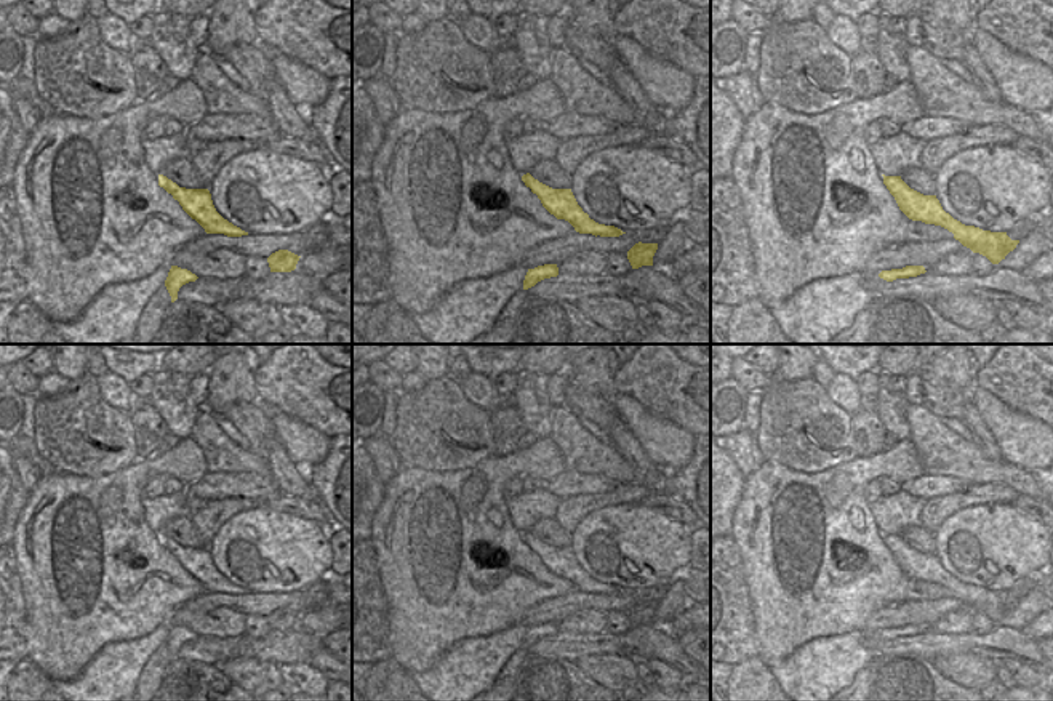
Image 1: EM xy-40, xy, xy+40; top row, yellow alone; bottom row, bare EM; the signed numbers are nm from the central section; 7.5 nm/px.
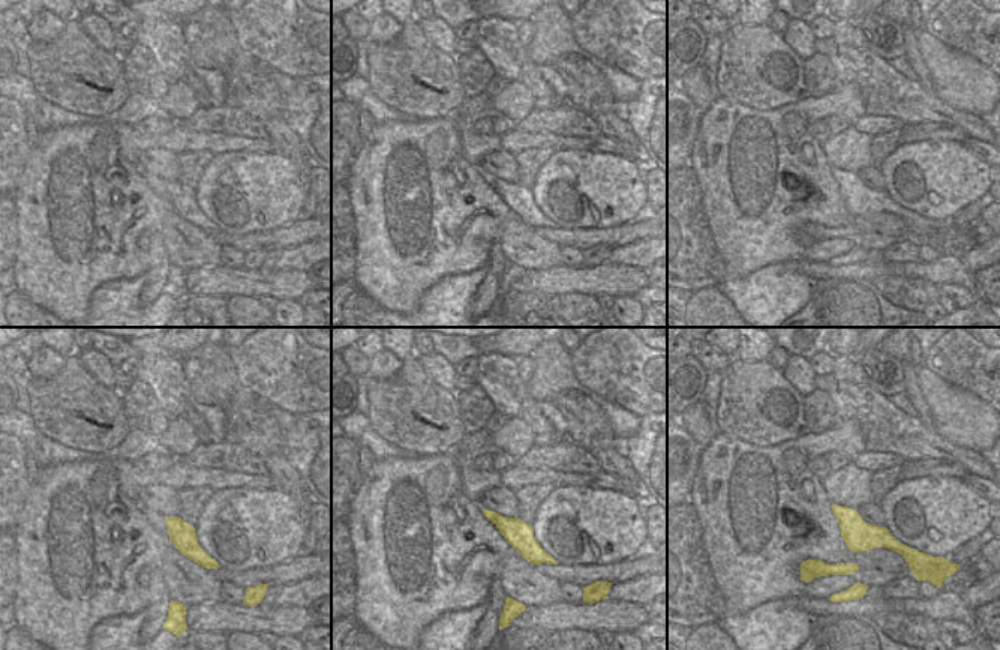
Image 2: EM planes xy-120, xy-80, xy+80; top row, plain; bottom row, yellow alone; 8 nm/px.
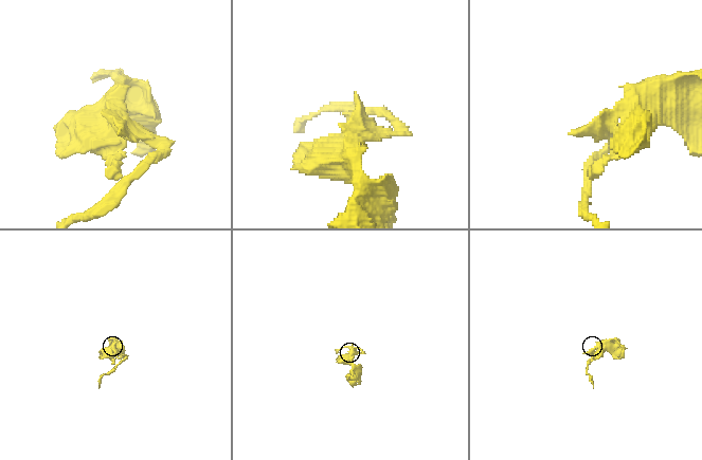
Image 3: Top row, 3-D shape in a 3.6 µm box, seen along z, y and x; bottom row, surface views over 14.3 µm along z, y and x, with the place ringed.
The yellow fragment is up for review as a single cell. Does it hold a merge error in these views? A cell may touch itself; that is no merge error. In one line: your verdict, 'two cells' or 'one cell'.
two cells

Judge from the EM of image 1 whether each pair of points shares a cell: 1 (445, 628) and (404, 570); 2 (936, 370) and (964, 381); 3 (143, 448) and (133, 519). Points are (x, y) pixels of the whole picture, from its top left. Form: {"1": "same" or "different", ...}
{"1": "same", "2": "same", "3": "different"}

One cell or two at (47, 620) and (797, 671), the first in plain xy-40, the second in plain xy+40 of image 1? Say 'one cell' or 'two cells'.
two cells

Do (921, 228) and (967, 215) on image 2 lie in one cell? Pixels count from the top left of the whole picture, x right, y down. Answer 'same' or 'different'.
same

